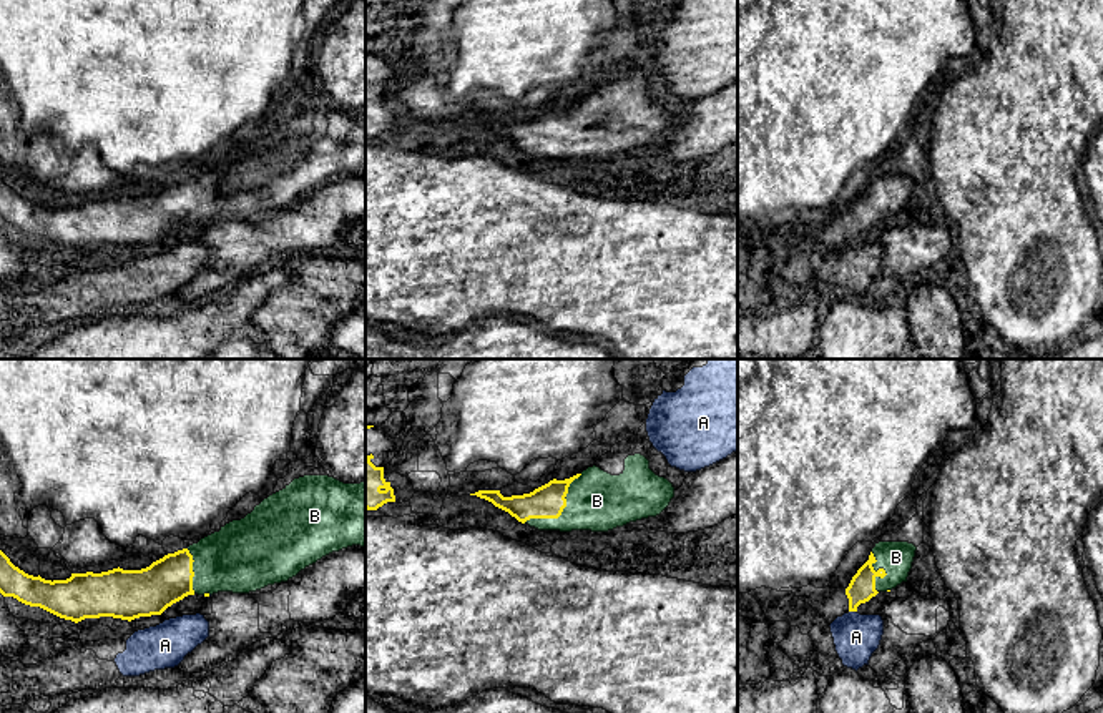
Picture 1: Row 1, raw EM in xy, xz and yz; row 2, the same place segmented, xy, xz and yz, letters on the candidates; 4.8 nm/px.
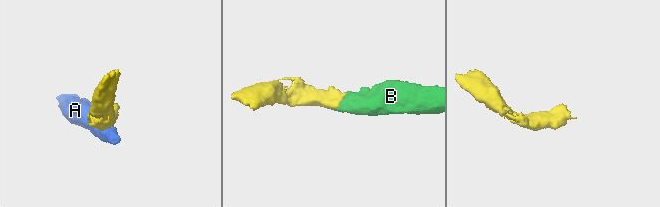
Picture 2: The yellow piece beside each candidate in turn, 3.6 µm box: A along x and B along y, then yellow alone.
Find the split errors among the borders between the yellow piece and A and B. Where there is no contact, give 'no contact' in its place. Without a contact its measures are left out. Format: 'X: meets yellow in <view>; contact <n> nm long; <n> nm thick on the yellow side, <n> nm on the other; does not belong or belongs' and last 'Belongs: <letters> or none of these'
A: meets yellow in yz; contact 40 nm long; 130 nm thick on the yellow side, 220 nm on the other; does not belong
B: meets yellow in xz; contact 380 nm long; 160 nm thick on the yellow side, 300 nm on the other; belongs
Belongs: B

